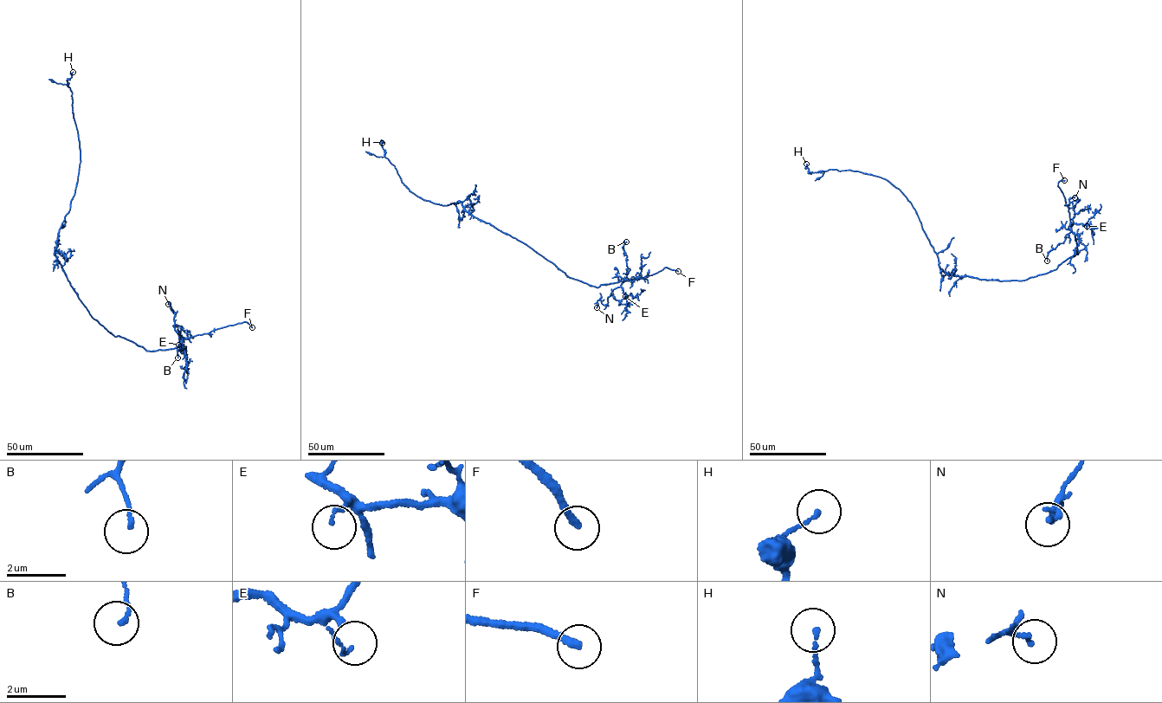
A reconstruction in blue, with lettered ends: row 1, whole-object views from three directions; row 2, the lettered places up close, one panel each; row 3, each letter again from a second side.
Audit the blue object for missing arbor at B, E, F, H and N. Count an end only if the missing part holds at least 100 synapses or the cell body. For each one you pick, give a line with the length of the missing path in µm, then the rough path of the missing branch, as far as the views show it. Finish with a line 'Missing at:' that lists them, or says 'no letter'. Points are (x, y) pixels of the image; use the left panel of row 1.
F: about 9 µm are missing; missing branch runs (252, 327), (254, 338)
Missing at: F

